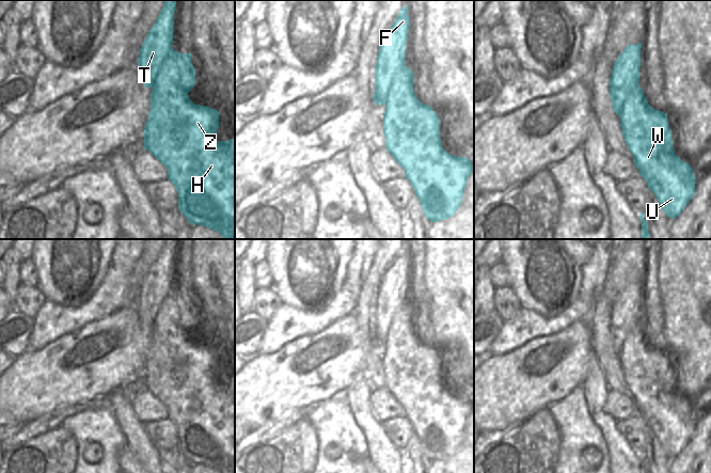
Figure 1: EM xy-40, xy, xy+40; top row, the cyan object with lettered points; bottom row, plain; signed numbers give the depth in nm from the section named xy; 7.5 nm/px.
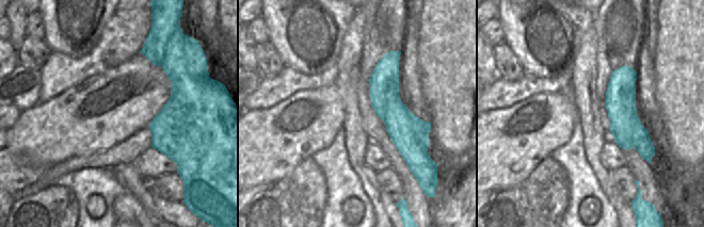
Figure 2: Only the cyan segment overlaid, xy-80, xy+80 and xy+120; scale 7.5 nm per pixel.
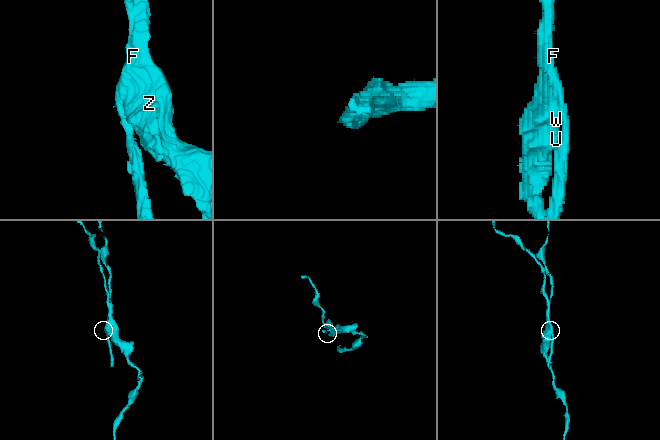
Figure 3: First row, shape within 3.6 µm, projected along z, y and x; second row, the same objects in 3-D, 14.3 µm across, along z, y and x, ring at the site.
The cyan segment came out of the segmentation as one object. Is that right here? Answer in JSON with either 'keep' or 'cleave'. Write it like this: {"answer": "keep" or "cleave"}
{"answer": "cleave"}

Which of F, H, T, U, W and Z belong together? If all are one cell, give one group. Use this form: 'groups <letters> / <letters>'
groups F T / H U W Z

